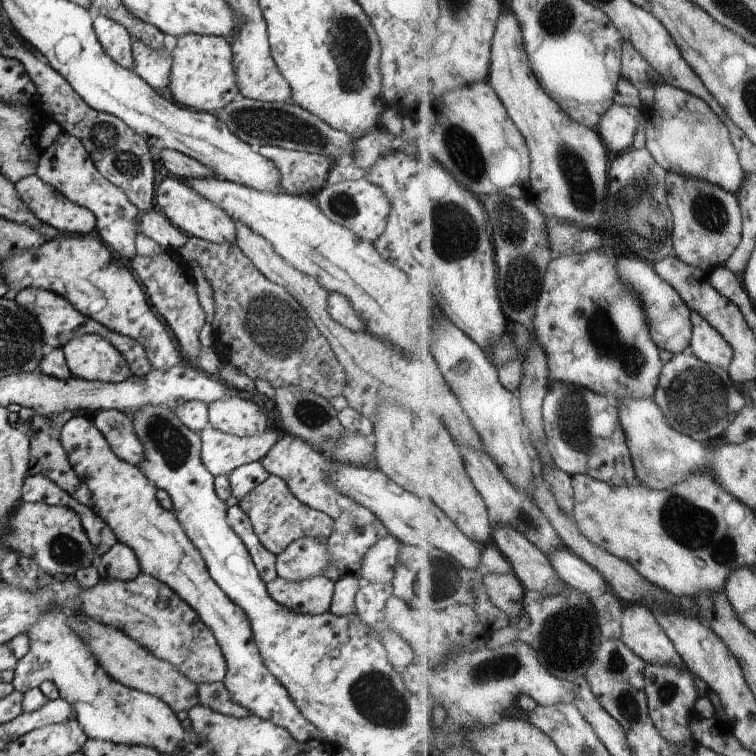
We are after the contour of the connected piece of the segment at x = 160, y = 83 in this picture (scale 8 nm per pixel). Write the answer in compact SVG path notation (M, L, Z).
M134 40L132 56L134 66L132 71L146 80L156 91L169 86L172 68L172 52L165 47L162 50L152 50L142 40Z

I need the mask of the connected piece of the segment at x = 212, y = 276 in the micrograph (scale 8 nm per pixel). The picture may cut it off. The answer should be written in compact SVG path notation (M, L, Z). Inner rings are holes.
M189 237L188 242L178 249L182 259L194 260L204 273L204 278L214 291L216 314L212 322L215 349L225 364L231 364L236 370L250 379L266 380L274 389L284 386L298 386L330 400L343 395L346 372L336 359L328 340L320 334L314 322L304 308L294 299L286 288L271 282L260 273L246 258L237 245L231 243L215 244L197 237Z

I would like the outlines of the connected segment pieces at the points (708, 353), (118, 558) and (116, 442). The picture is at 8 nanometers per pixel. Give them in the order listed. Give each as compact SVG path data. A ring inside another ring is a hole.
M700 312L693 314L694 341L691 352L709 364L729 368L736 360L736 350L726 336L712 326Z
M119 541L97 559L95 568L99 578L105 580L133 580L142 572L134 550Z
M115 409L100 410L94 416L94 425L118 458L136 466L143 464L144 446L134 432L130 415Z

